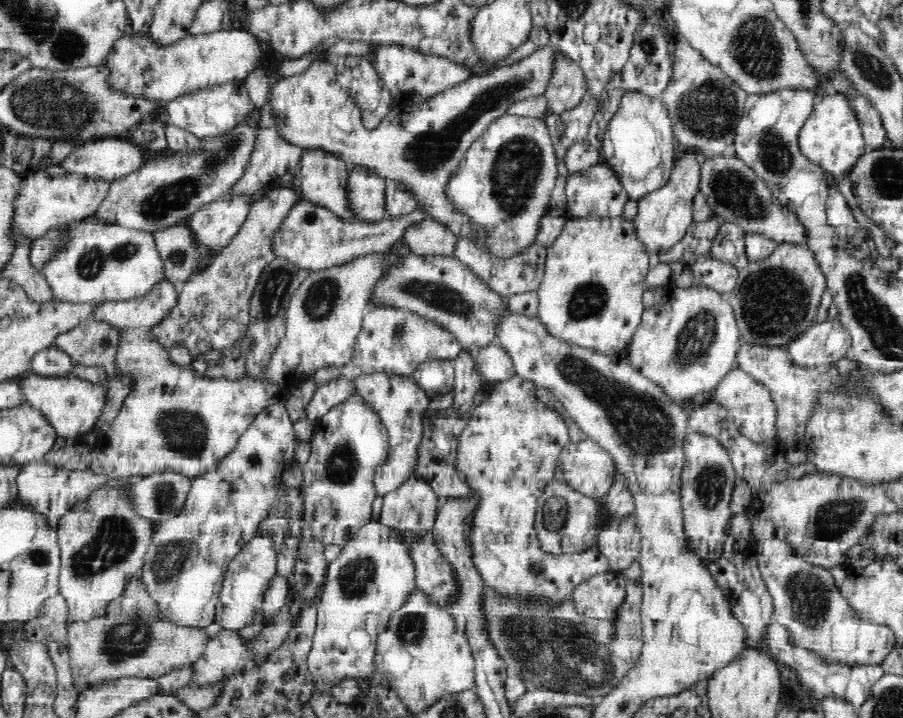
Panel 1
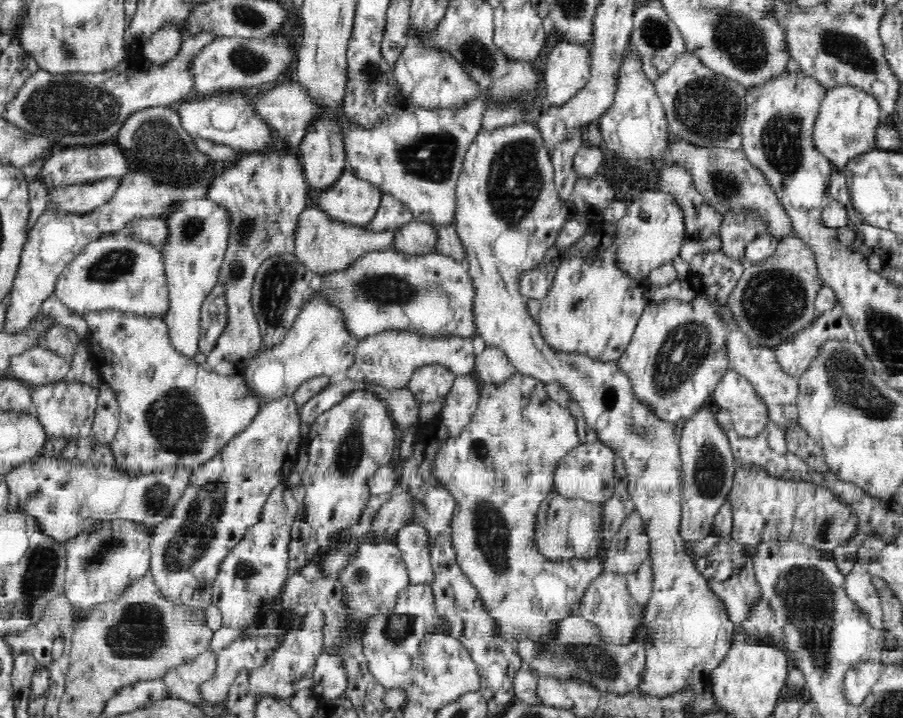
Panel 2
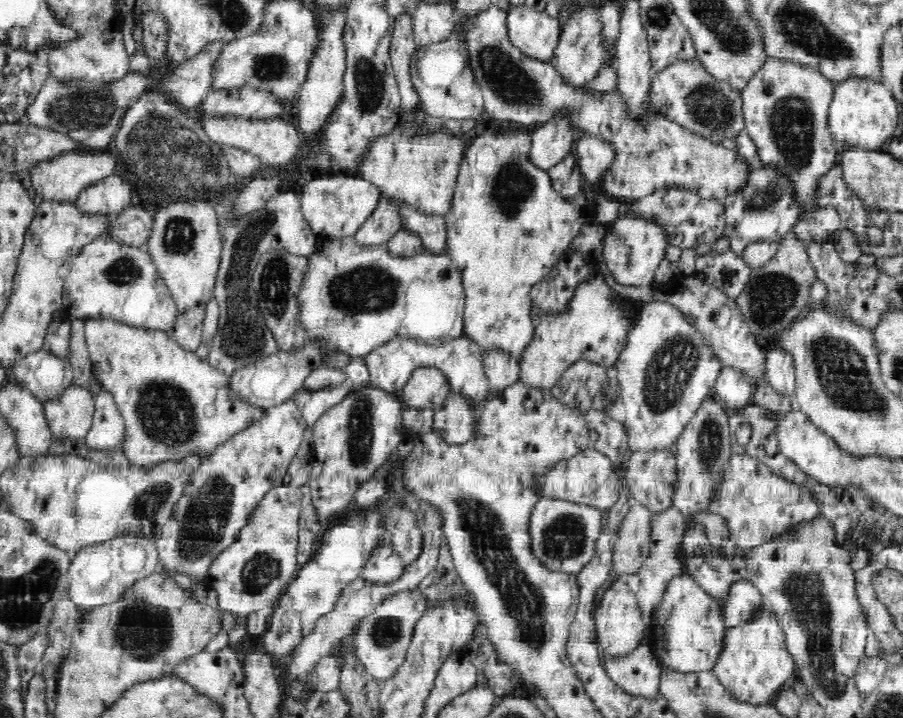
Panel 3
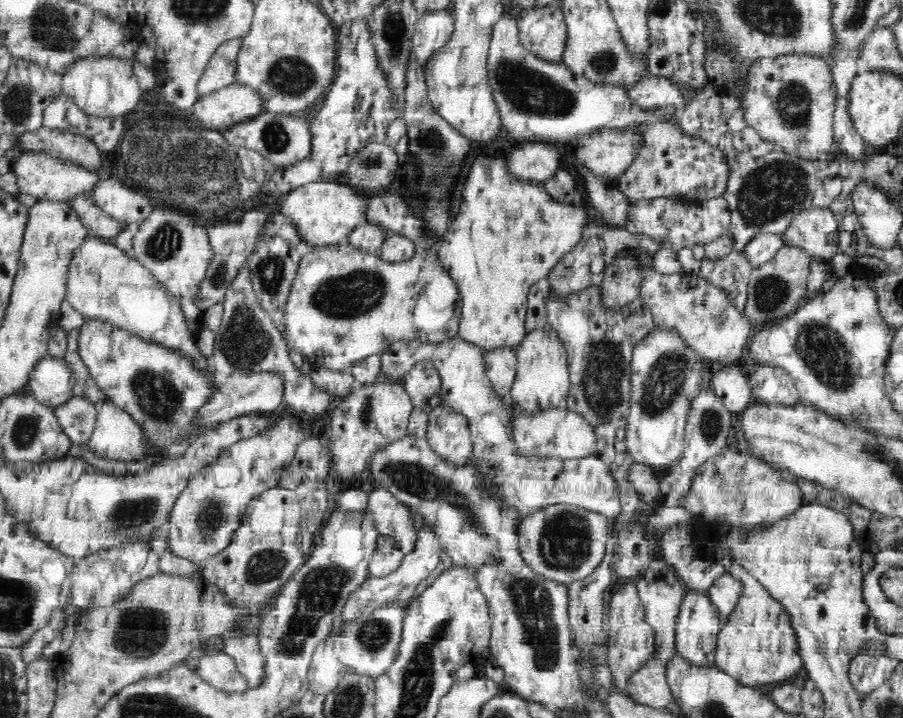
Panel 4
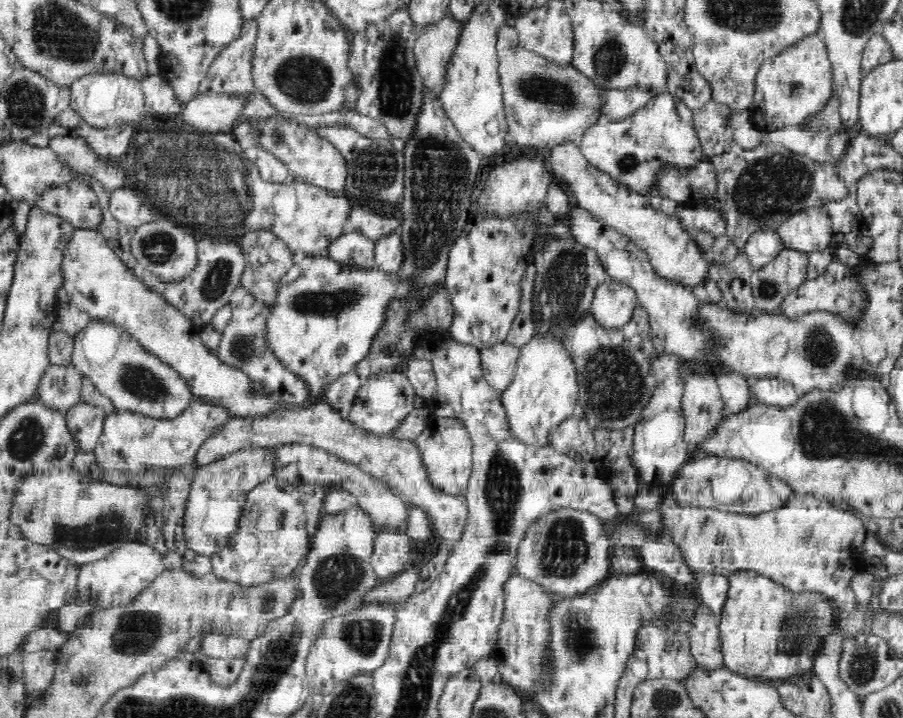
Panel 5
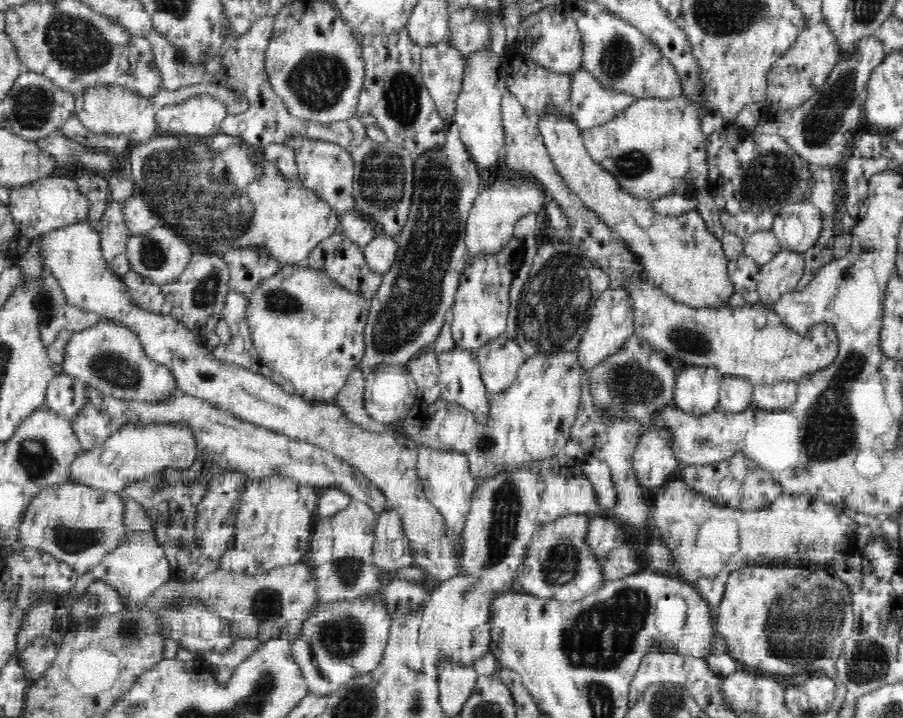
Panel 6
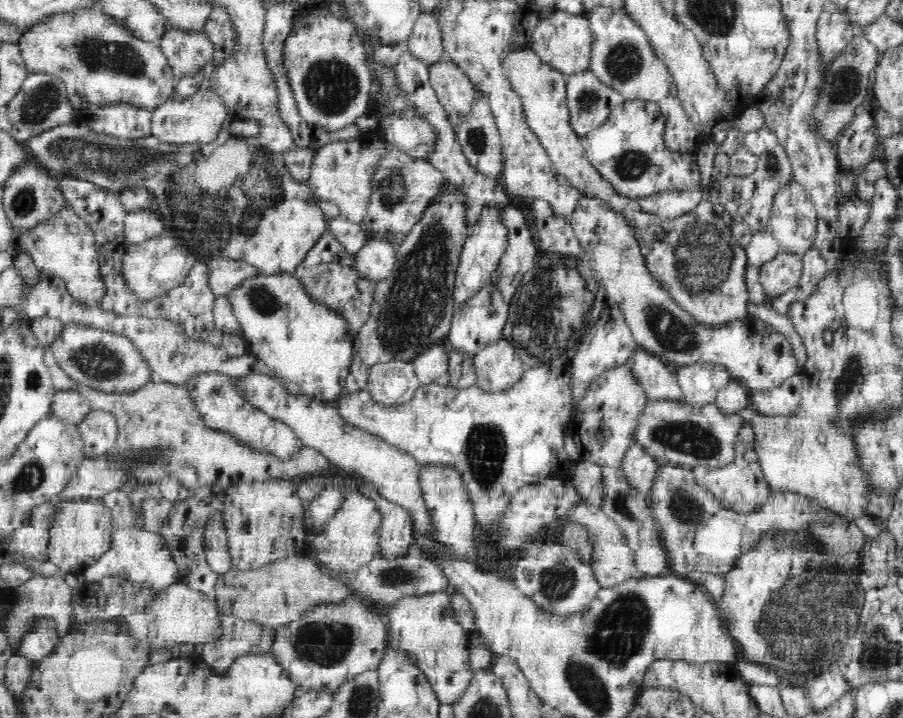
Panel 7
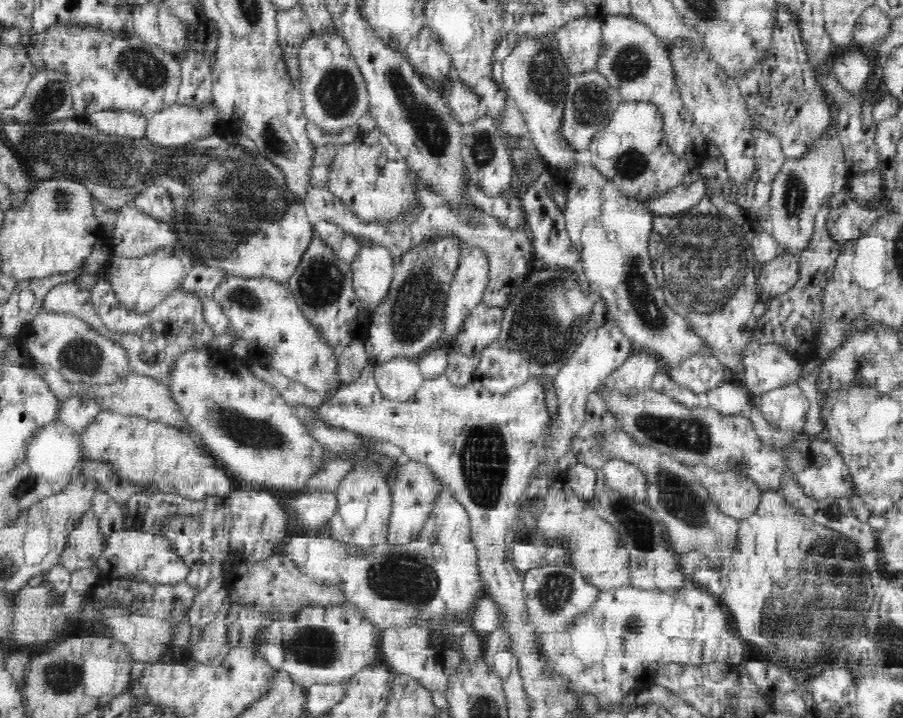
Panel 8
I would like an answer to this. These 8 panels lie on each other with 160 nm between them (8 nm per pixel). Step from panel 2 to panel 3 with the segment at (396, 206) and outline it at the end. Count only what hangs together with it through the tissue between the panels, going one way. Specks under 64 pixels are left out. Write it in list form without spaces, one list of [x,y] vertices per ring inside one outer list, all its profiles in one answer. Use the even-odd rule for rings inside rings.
[[[386,195],[379,198],[377,207],[354,235],[358,243],[366,246],[384,245],[402,229],[400,216]]]

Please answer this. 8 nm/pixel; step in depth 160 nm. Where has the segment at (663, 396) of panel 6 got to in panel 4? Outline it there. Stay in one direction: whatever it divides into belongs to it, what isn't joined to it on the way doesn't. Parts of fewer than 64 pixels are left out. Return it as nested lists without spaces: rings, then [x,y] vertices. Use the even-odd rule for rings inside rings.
[[[590,286],[588,290],[568,298],[547,295],[544,299],[547,322],[557,332],[567,354],[570,383],[566,408],[581,414],[593,427],[626,419],[632,408],[632,354],[636,344],[642,342],[654,328],[650,307],[638,296],[621,310],[606,310],[600,304],[599,286]]]

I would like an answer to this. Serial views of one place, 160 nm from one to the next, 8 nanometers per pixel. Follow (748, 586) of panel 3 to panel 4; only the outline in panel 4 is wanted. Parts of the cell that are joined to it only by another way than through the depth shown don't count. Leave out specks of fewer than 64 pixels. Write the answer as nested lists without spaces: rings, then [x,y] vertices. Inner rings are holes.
[[[724,573],[722,576],[718,576],[714,580],[714,584],[710,585],[710,589],[705,592],[712,605],[716,608],[722,623],[727,621],[729,613],[738,604],[740,590],[742,590],[742,585],[729,573]]]

